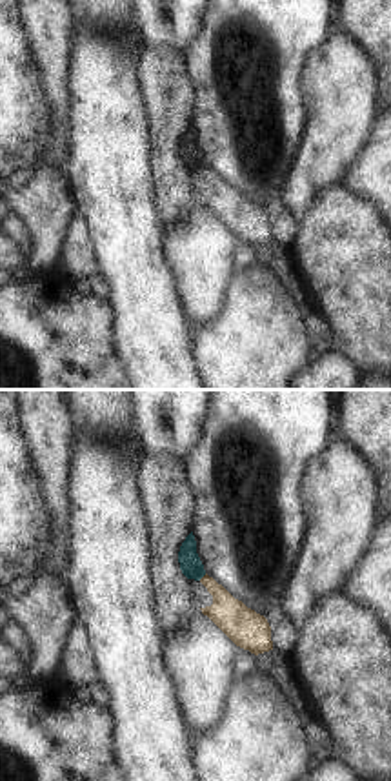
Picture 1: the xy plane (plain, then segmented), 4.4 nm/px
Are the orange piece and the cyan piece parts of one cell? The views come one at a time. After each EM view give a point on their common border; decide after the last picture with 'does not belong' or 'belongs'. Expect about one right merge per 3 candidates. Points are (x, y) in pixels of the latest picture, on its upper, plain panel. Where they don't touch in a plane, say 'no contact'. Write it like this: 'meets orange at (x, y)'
meets orange at (204, 168)

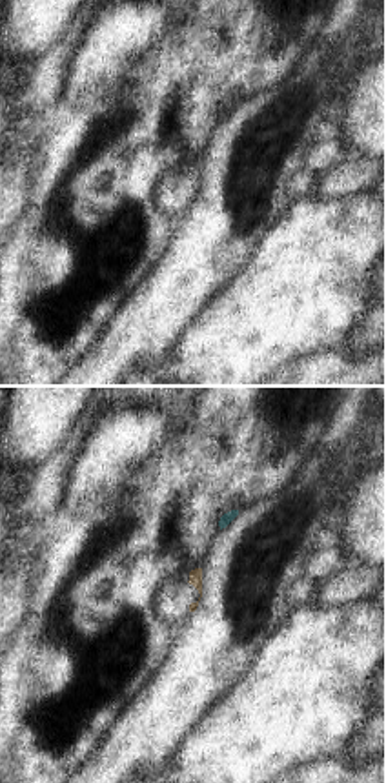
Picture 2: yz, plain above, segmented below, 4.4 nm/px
no contact

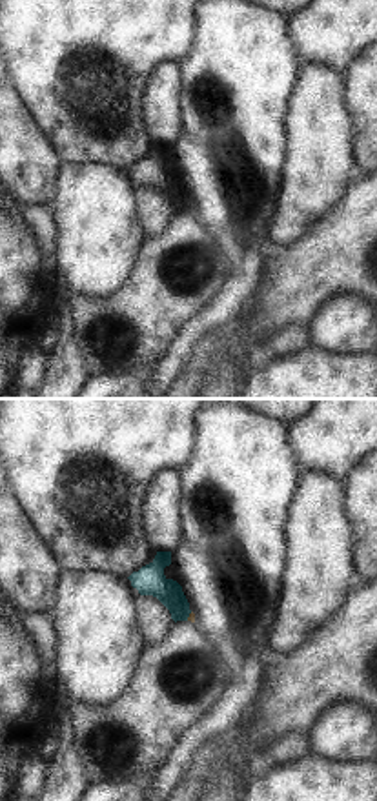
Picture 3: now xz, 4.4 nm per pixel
meets orange at (190, 208)

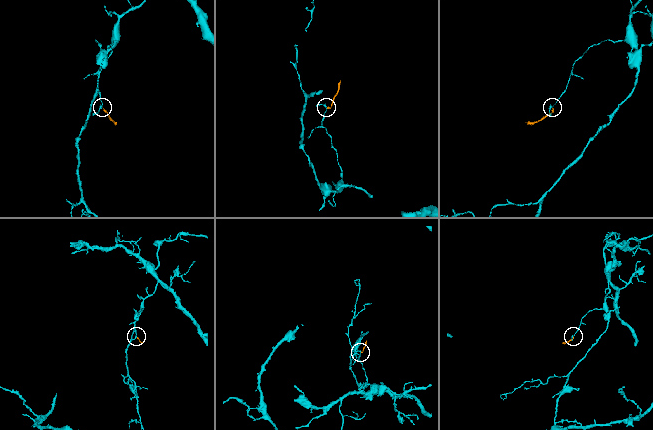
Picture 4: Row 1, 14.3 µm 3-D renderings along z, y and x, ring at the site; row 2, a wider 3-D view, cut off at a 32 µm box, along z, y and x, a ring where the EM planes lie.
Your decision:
does not belong

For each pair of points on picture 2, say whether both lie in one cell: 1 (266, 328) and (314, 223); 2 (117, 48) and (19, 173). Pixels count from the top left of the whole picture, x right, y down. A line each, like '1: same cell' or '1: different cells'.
1: same cell
2: different cells

